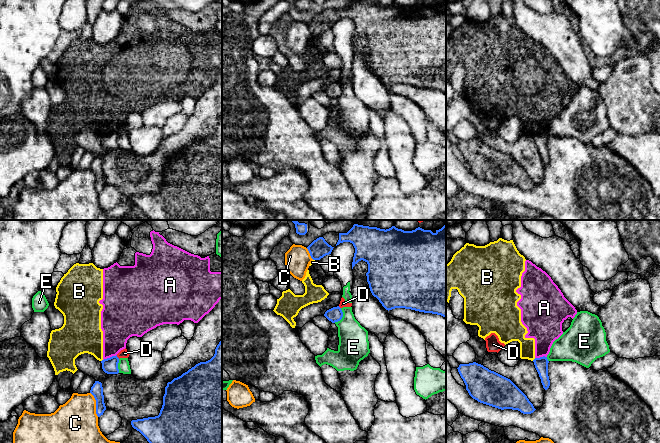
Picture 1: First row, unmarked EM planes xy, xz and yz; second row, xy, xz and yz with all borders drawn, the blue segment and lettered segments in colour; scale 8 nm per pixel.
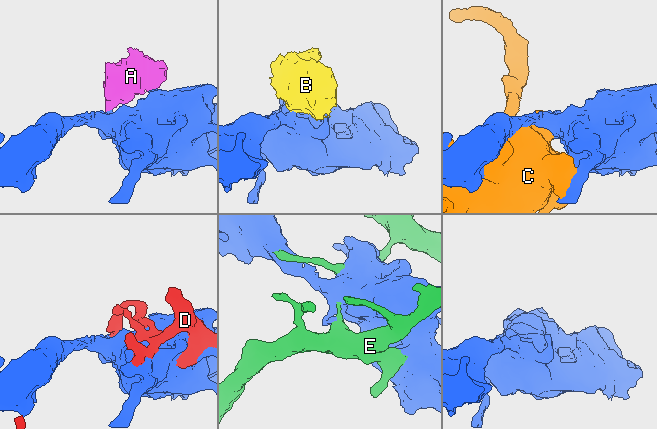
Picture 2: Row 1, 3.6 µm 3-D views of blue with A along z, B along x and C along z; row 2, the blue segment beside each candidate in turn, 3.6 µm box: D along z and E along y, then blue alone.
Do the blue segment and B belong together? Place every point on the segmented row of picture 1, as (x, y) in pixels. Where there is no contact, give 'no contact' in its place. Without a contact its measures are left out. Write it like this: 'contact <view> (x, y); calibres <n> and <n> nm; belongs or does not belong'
contact yz (534, 359); calibres 110 and 130 nm; does not belong

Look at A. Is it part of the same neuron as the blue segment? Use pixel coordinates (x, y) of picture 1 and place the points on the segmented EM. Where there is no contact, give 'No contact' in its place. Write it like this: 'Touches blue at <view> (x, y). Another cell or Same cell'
Touches blue at xy (110, 357). Another cell

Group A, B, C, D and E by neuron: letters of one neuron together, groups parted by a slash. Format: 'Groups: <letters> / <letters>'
Groups: A B / C / D / E

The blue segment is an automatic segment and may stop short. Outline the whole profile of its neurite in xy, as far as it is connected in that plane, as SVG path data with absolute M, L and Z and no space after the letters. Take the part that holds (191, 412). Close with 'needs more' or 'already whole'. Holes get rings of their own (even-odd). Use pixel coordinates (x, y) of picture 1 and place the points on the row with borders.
M222 340L210 360L196 364L167 383L158 416L132 420L131 425L149 443L222 443Z; already whole

